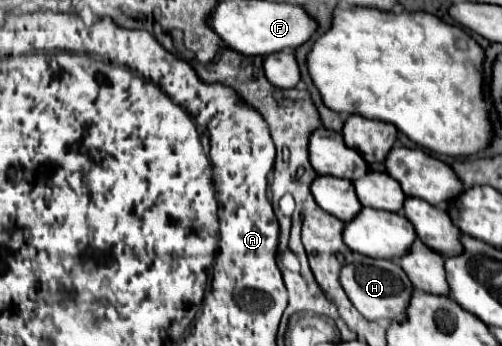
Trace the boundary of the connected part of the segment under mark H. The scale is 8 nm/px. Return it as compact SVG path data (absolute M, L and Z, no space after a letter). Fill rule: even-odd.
M361 259L359 263L349 263L341 269L339 275L341 287L347 293L349 301L355 305L355 309L367 319L367 321L393 321L403 317L403 309L407 307L407 301L411 299L411 293L415 287L407 281L407 275L403 275L403 269L397 267L397 263L389 259Z

